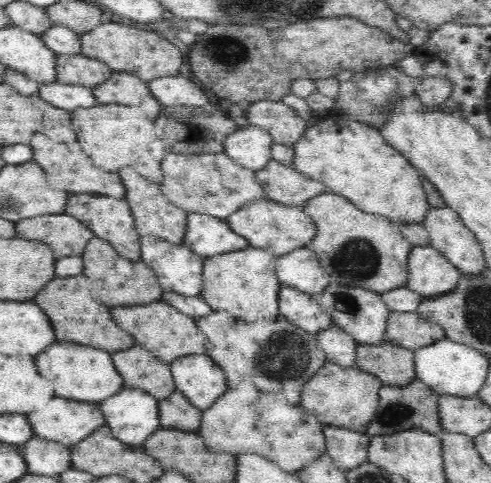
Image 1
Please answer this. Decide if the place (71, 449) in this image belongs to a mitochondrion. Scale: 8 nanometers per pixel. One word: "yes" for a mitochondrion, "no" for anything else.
no

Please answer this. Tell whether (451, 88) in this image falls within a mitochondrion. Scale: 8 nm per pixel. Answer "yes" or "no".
no

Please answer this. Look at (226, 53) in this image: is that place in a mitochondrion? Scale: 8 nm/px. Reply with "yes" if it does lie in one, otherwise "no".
yes

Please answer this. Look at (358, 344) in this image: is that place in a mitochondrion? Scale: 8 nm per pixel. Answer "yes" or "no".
no

